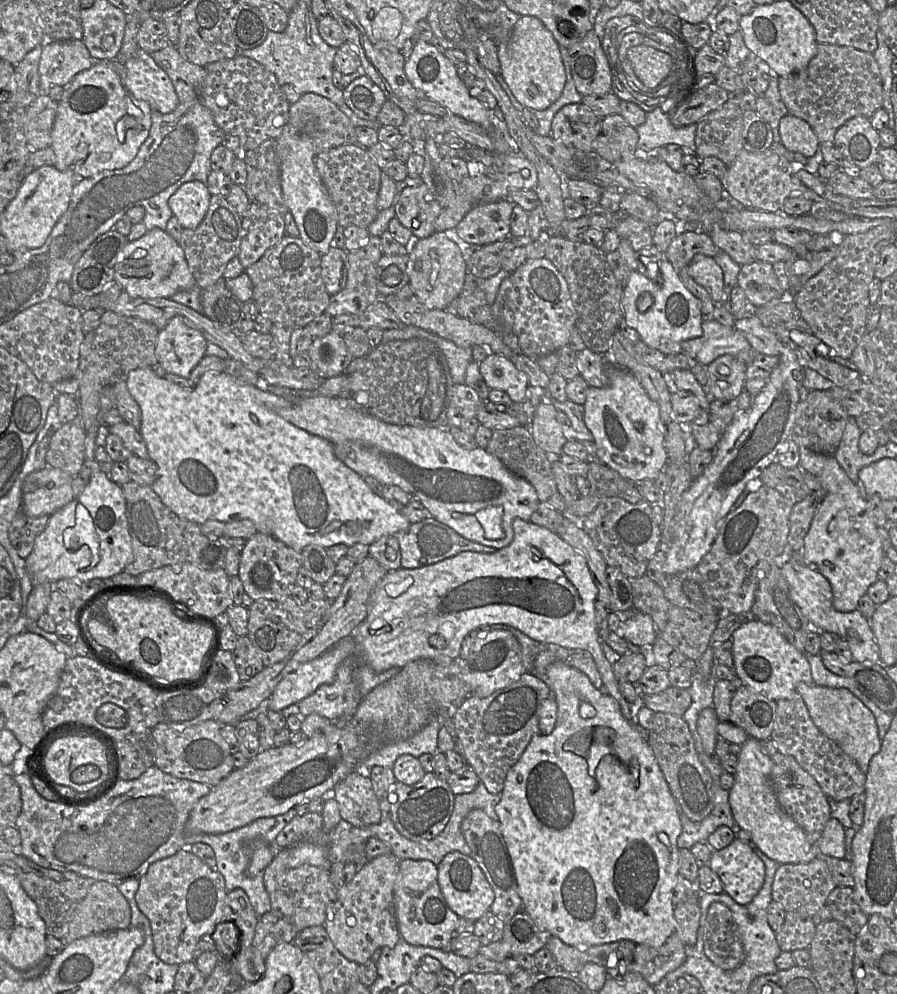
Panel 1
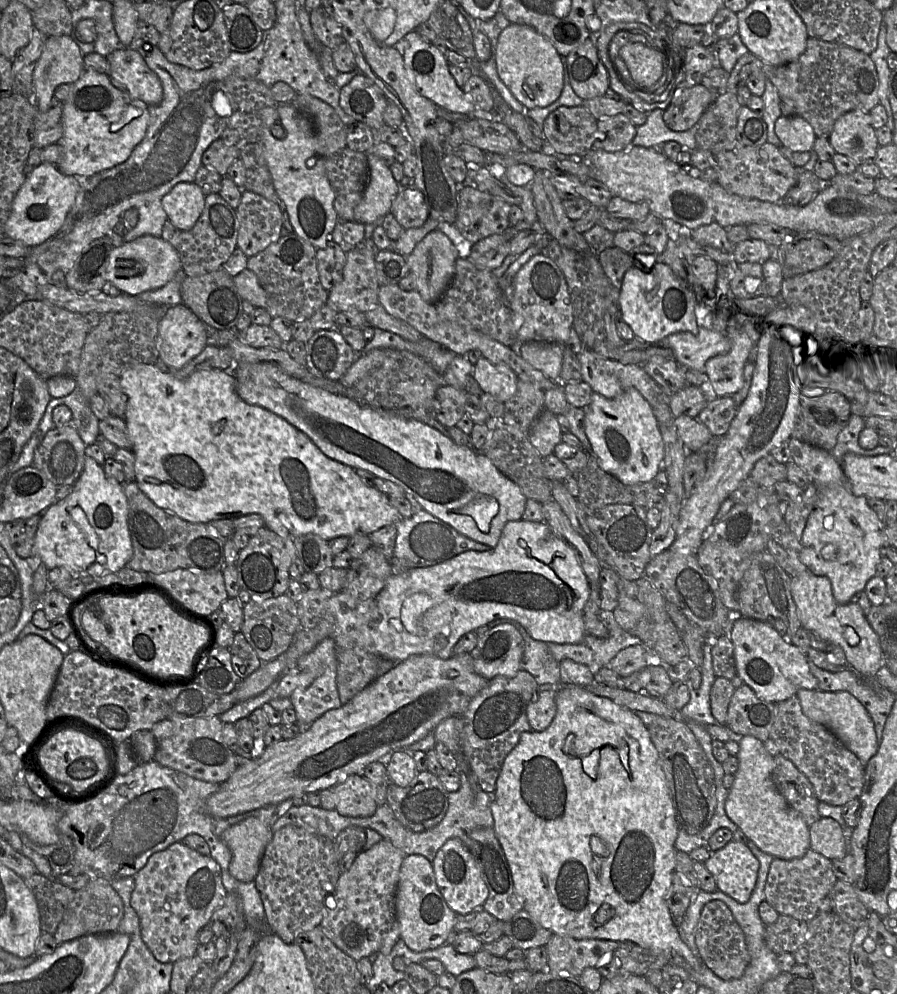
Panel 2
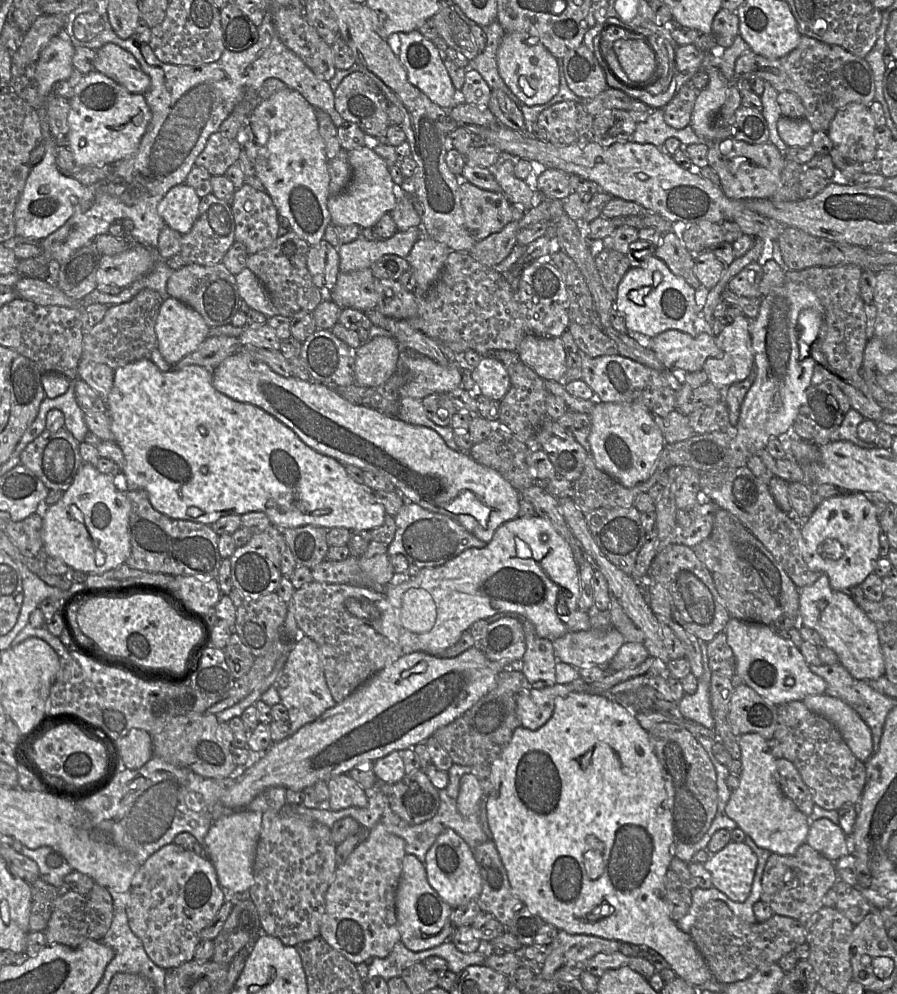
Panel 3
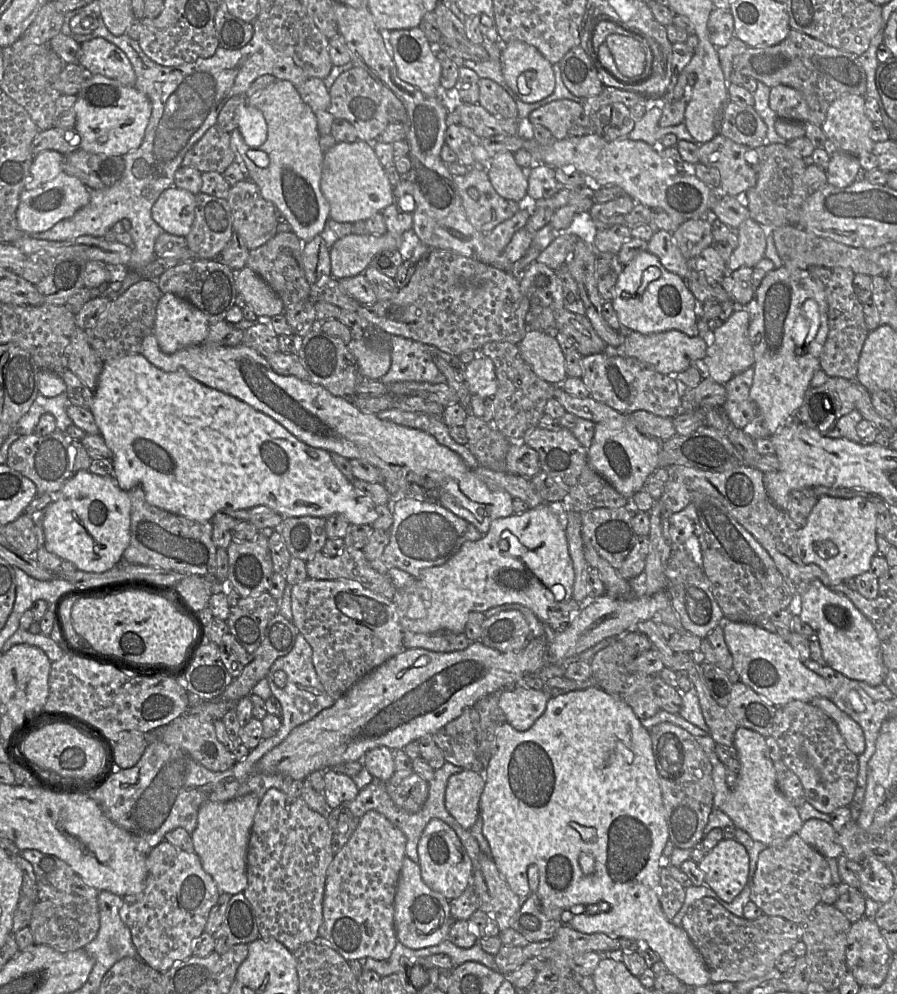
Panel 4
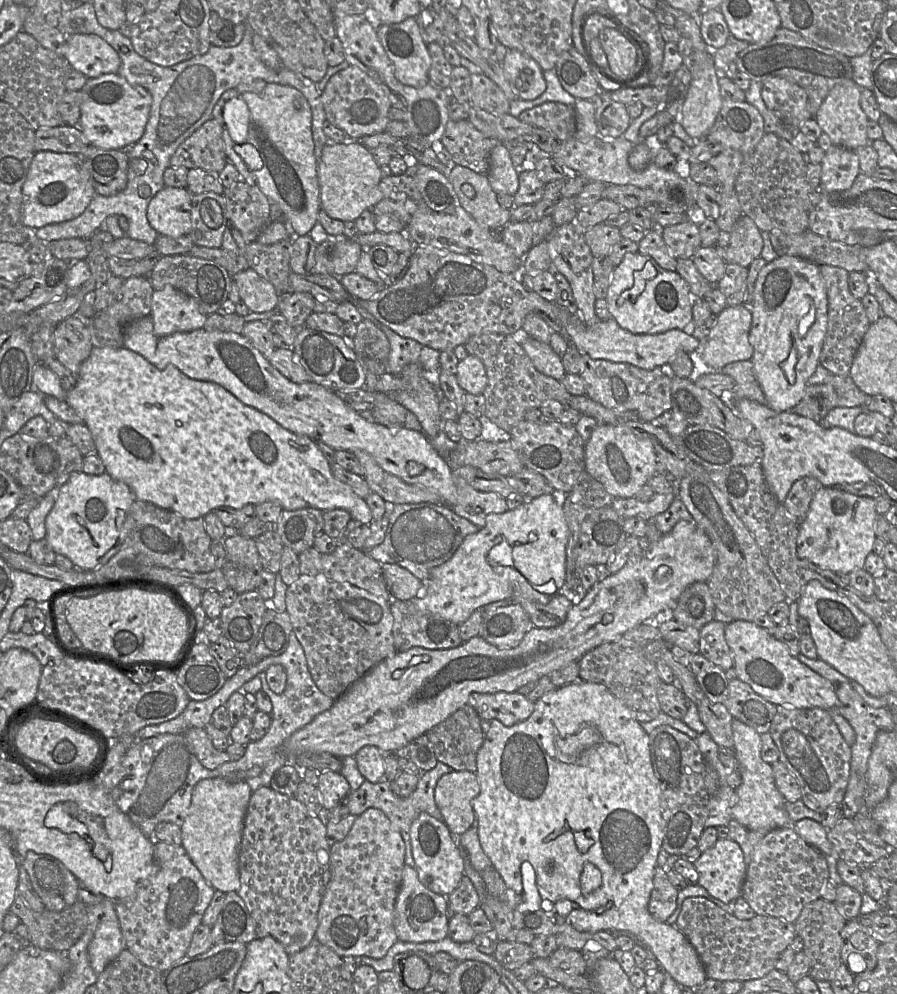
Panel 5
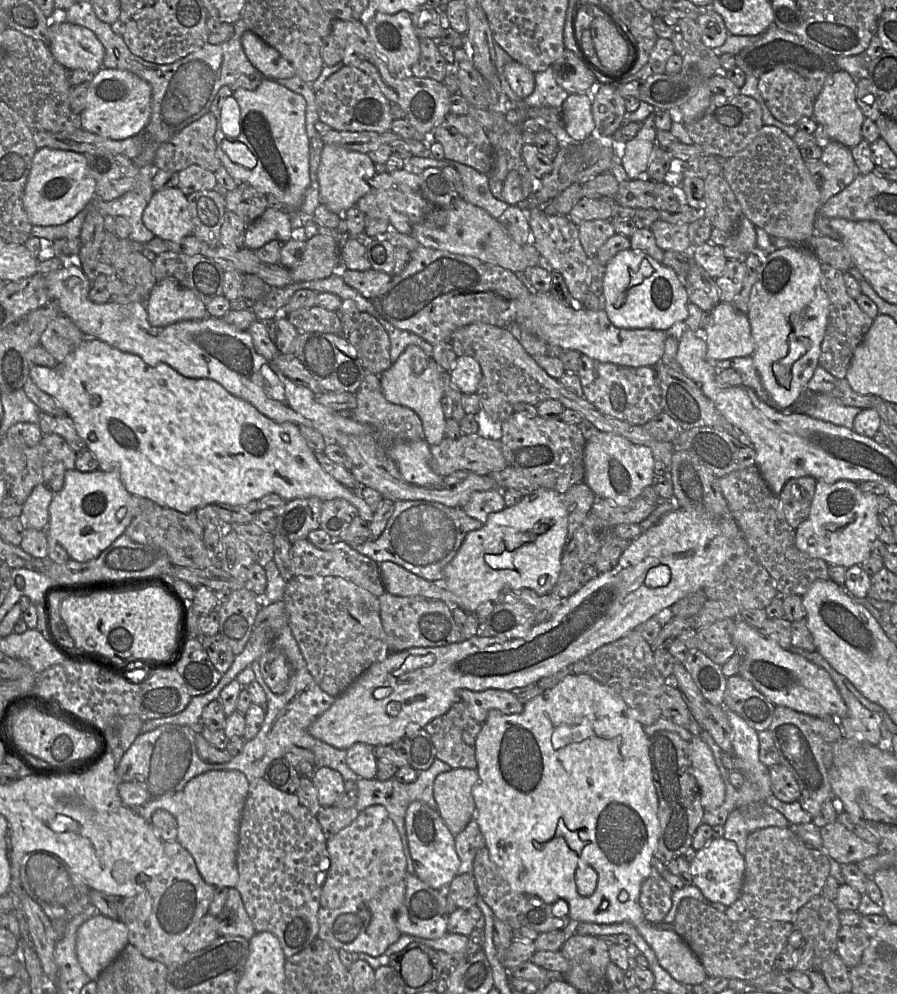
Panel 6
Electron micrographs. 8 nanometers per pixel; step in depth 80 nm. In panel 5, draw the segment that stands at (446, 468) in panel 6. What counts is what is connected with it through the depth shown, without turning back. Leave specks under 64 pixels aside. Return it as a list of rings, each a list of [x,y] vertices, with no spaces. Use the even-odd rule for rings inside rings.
[[[461,439],[445,460],[452,469],[473,466],[485,473],[510,477],[522,469],[523,462],[510,441],[491,442],[484,439]]]

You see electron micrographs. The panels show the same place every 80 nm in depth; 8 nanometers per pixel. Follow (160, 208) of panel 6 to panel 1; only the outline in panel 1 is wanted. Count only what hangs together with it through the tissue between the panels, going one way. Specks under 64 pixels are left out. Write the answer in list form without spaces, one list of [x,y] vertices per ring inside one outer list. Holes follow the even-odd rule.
[[[193,180],[175,191],[168,205],[184,229],[195,229],[207,214],[211,196],[205,183]]]

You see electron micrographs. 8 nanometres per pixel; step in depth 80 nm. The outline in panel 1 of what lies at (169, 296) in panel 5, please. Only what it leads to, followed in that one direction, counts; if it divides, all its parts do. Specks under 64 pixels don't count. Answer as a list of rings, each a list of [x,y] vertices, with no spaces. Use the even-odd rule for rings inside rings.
[[[175,316],[159,330],[156,356],[158,363],[171,374],[190,377],[193,369],[206,355],[208,341],[196,328]]]

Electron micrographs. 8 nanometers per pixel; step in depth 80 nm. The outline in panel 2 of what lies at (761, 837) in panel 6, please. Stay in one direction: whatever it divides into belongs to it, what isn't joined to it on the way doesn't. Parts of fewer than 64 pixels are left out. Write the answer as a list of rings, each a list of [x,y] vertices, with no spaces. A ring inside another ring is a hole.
[[[811,849],[801,858],[774,858],[765,884],[765,901],[779,914],[809,922],[820,913],[821,901],[829,895],[836,881],[832,861]]]

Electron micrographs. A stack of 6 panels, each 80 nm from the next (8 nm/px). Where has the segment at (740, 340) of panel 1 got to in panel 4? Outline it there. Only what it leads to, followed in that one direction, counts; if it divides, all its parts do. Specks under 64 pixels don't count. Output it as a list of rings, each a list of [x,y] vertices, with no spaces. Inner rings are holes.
[[[677,330],[649,335],[643,335],[638,332],[628,332],[627,335],[625,335],[625,341],[622,345],[618,347],[607,345],[604,353],[607,355],[635,358],[640,362],[649,364],[658,372],[676,375],[685,371],[690,366],[695,365],[696,361],[703,360],[706,356],[707,348],[708,345],[703,338],[699,336],[689,337]]]

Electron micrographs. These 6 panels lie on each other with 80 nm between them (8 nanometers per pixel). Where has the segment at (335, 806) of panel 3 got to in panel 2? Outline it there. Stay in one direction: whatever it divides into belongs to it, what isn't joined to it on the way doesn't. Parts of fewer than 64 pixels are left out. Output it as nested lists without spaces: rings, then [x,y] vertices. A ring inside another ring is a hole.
[[[361,774],[349,775],[343,782],[329,789],[337,796],[335,810],[340,815],[369,817],[378,807],[371,784]]]

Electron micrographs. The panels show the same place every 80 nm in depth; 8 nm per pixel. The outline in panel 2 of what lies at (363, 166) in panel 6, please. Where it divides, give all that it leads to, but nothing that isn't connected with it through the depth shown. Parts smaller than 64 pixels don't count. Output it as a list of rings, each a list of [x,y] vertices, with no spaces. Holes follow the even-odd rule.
[[[367,153],[368,182],[363,197],[354,212],[354,221],[368,224],[381,221],[391,213],[392,204],[399,191],[388,165],[372,153]]]

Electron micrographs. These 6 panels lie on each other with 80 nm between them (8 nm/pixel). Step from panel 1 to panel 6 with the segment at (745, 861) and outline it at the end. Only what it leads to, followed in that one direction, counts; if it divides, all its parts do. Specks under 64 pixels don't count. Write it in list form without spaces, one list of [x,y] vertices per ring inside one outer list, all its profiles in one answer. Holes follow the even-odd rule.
[[[724,837],[713,838],[696,852],[690,862],[690,873],[692,884],[698,887],[706,898],[728,907],[740,898],[745,874],[745,859],[735,842]]]

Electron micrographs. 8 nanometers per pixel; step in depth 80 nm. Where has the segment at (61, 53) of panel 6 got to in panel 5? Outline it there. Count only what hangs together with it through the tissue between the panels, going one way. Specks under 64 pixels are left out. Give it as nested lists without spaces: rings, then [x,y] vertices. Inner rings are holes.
[[[70,34],[62,47],[62,57],[88,79],[118,73],[121,59],[115,49],[96,34]]]

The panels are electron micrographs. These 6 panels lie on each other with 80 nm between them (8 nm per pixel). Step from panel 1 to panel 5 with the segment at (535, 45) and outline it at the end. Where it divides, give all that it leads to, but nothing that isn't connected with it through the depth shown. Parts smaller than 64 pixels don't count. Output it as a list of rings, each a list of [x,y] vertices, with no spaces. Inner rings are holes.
[[[508,49],[501,64],[520,99],[531,101],[544,93],[546,81],[543,70],[532,57],[516,49]]]

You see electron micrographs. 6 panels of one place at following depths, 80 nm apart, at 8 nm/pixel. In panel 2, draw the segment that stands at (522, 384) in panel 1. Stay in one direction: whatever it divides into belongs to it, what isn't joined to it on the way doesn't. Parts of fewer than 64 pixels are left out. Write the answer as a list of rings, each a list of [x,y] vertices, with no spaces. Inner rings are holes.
[[[482,356],[473,366],[471,376],[483,392],[493,395],[502,403],[516,393],[518,377],[506,364],[493,363]]]

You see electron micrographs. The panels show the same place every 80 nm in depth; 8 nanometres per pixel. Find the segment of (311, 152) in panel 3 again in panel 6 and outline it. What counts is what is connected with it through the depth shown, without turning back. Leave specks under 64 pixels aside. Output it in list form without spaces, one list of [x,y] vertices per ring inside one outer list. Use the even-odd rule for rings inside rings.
[[[263,78],[255,90],[236,89],[221,101],[215,132],[216,154],[221,165],[238,184],[248,183],[284,203],[293,229],[304,228],[307,222],[313,222],[313,217],[300,209],[311,182],[306,106],[302,95],[275,80]]]

